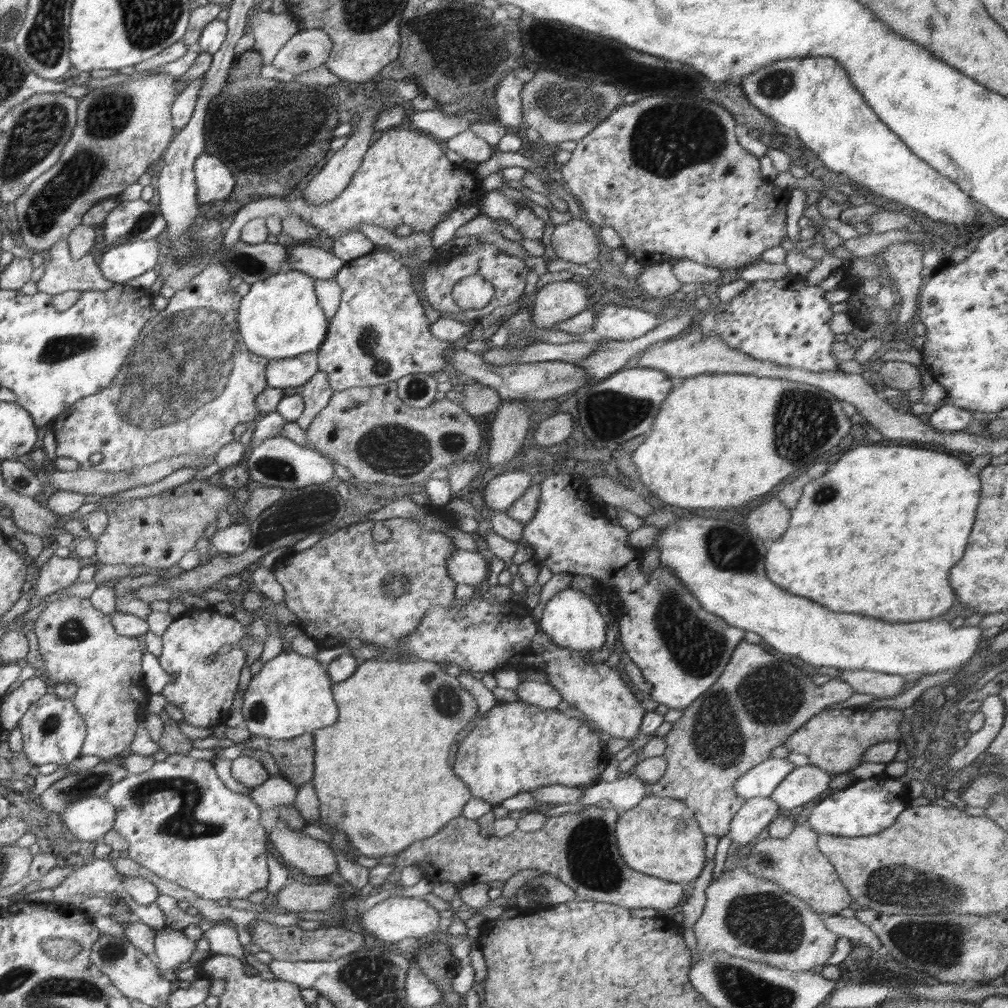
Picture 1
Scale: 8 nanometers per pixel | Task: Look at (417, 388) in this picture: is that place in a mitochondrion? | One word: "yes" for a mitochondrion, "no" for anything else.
yes

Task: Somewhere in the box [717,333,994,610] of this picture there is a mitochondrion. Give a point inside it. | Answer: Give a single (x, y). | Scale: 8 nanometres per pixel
(804, 421)

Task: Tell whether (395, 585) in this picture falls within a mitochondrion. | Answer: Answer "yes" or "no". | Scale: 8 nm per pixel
yes

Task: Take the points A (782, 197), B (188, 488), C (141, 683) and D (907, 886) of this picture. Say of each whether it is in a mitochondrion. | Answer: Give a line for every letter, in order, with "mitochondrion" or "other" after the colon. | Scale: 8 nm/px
A: other
B: other
C: other
D: mitochondrion

